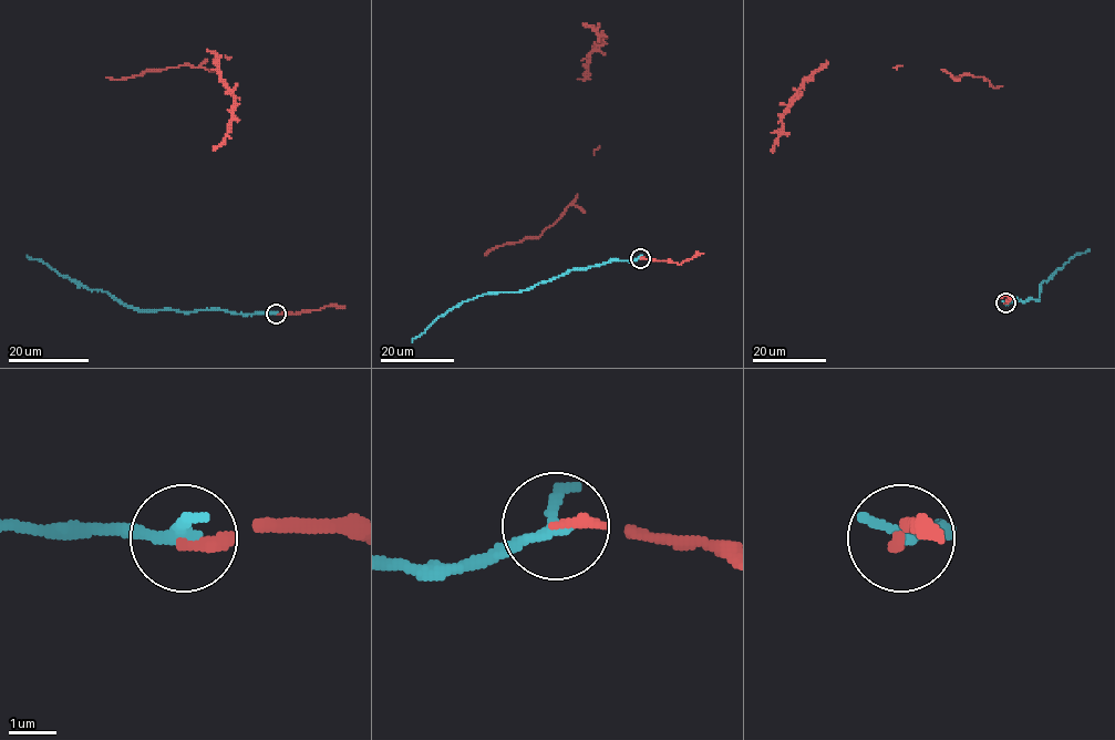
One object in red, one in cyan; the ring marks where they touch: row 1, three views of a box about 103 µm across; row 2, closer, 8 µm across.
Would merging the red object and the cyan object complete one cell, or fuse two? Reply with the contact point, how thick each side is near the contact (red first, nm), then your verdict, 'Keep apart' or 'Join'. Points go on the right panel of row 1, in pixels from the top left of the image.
Place: (1005, 302). Thickness 220 nm (red) against 320 nm. Join

